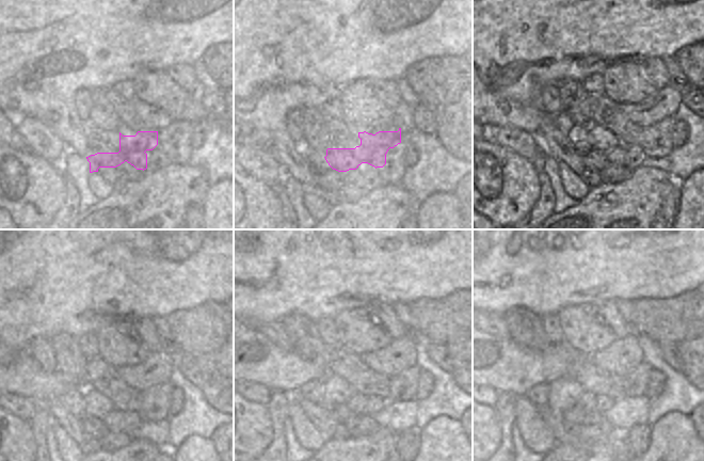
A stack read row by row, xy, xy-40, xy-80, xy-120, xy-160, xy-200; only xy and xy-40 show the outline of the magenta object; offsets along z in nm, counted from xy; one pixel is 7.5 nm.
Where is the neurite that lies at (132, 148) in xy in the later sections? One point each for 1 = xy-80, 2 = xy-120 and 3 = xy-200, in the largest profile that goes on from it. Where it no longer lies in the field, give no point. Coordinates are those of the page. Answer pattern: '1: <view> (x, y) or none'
1: xy-80 (577, 160)
2: xy-120 (99, 396)
3: xy-200 (537, 435)

